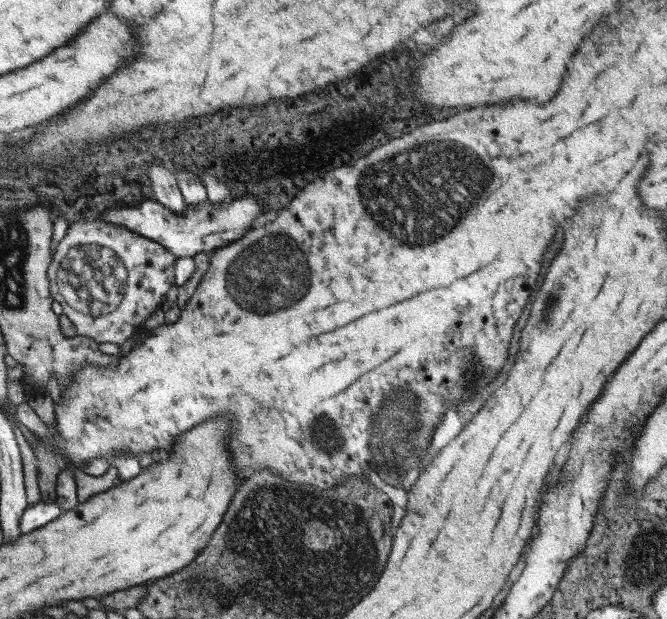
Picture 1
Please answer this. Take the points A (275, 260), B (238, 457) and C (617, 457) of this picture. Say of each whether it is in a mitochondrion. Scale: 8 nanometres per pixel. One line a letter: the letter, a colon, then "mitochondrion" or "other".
A: mitochondrion
B: other
C: other

